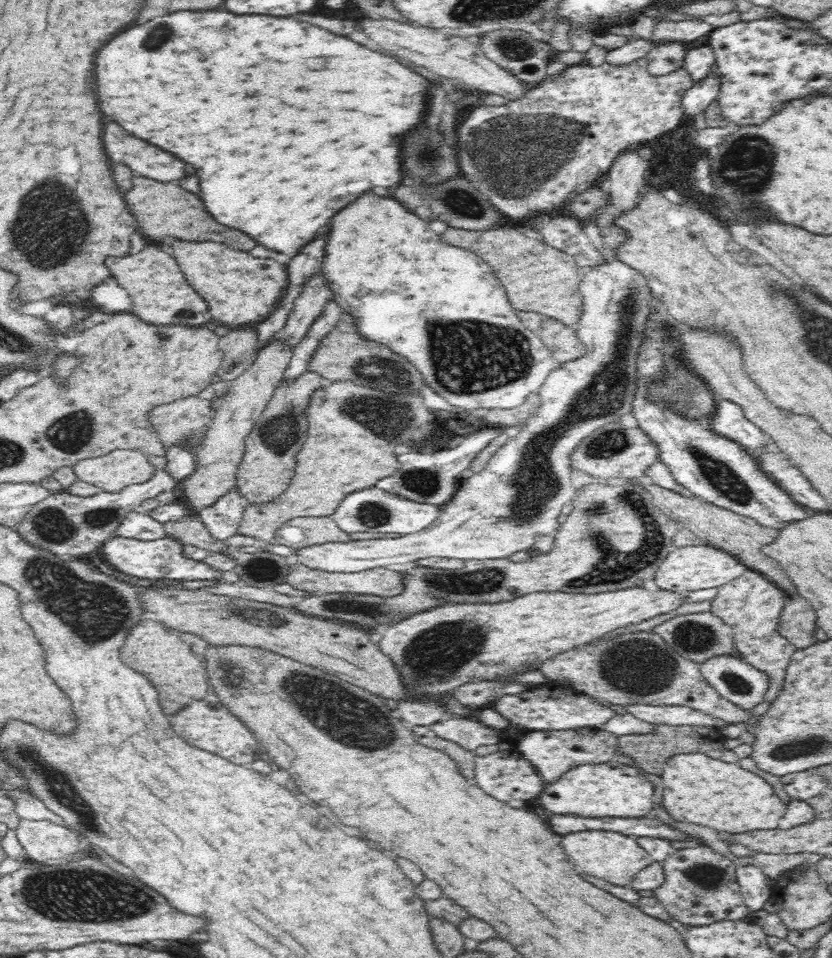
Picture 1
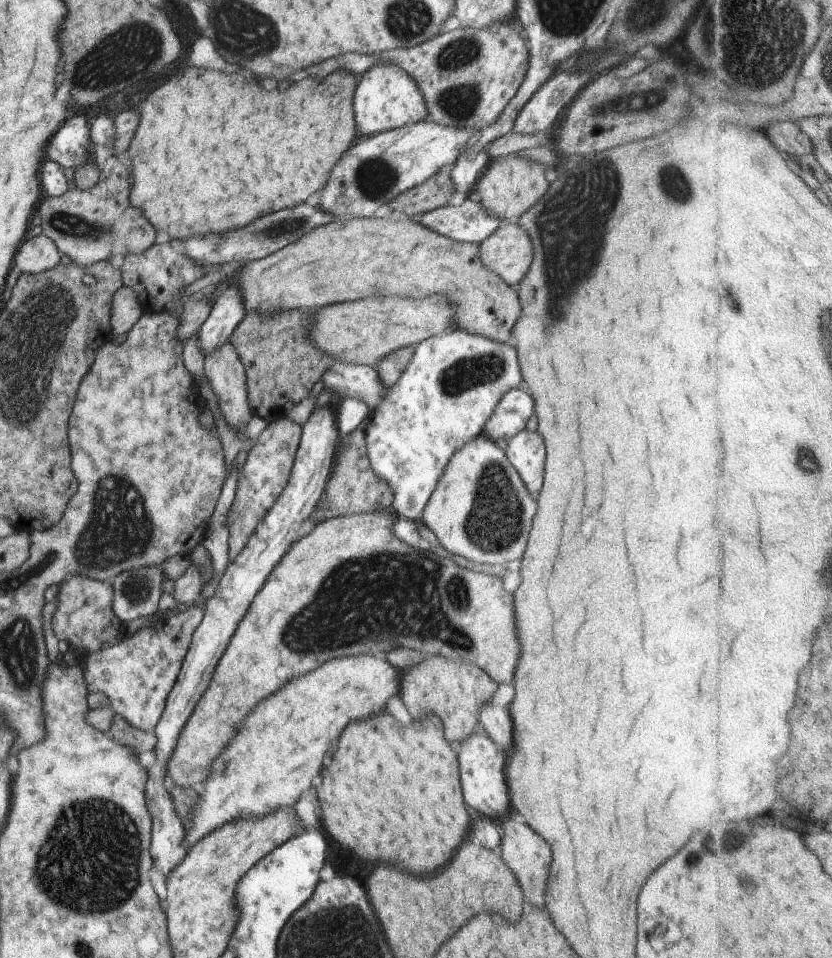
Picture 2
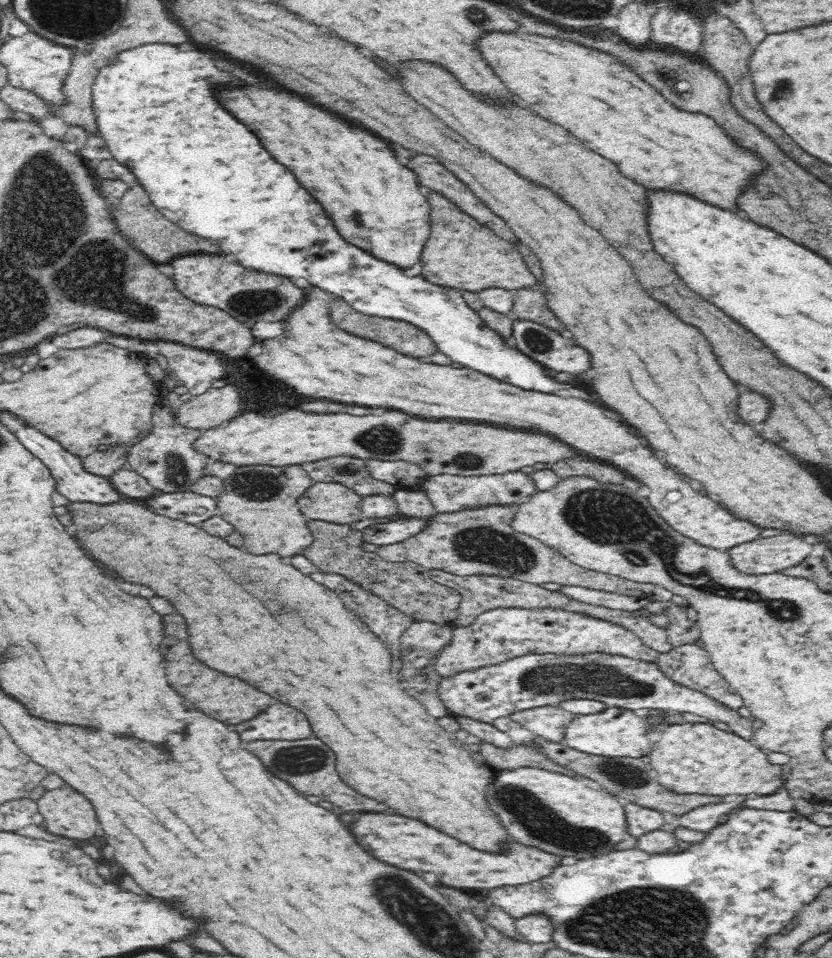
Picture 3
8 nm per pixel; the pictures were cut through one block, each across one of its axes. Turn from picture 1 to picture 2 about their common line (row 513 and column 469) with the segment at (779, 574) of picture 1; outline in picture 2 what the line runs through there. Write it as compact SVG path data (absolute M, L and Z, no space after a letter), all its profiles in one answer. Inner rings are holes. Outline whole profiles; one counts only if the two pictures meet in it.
M426 654L425 660L402 671L399 694L411 720L423 720L427 714L441 722L444 738L461 742L479 728L479 710L485 708L496 696L496 684L484 672L467 662L447 660L443 656Z

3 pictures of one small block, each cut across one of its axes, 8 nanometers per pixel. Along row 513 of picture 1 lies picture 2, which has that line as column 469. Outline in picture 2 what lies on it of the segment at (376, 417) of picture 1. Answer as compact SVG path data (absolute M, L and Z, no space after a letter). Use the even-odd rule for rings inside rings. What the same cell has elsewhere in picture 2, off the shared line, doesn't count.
M409 215L405 220L391 218L351 217L333 220L327 226L313 228L313 232L303 234L297 242L285 248L241 265L229 279L223 278L211 287L211 304L225 290L227 284L237 286L241 292L244 314L257 312L261 318L276 312L318 309L345 301L361 299L367 294L377 294L389 300L394 296L422 298L428 295L443 296L453 308L453 326L457 331L473 332L477 336L493 338L497 342L510 341L510 330L519 316L519 302L516 289L507 286L495 272L491 272L479 260L479 244L457 242L437 234L414 221Z

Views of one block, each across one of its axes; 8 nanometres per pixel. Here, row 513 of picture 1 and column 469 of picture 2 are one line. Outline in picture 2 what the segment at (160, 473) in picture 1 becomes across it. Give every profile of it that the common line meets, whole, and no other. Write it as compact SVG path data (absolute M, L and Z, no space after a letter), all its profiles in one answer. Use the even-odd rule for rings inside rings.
M514 14L511 19L503 20L501 24L489 24L489 28L473 30L459 27L441 32L415 48L391 50L377 56L341 54L333 60L323 60L304 68L304 71L319 78L324 78L336 70L343 70L358 77L365 74L365 70L377 61L396 64L407 73L425 100L427 118L431 122L479 130L497 119L515 96L528 69L528 52L523 31Z

